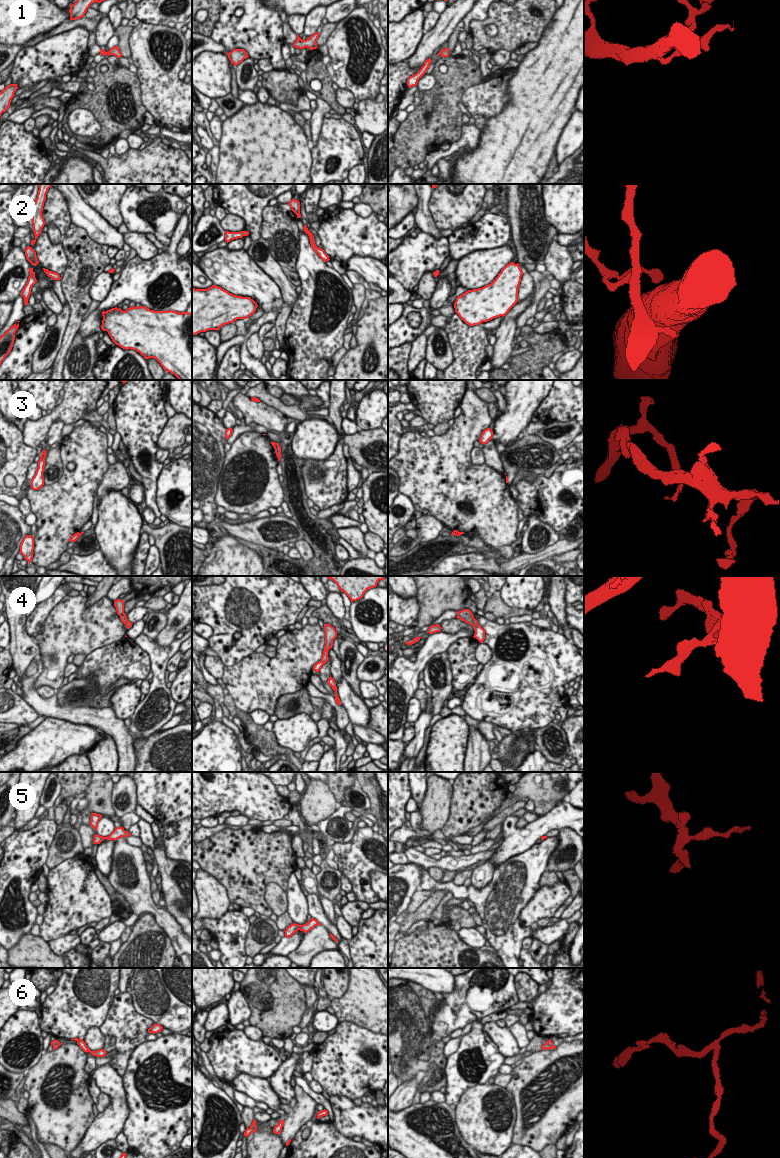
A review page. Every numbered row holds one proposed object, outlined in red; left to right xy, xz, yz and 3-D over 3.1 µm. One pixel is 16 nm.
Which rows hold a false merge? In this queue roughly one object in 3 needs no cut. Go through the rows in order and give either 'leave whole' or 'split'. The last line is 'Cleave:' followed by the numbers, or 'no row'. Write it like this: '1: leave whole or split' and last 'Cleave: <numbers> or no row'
1: split
2: leave whole
3: split
4: split
5: leave whole
6: split
Cleave: 1, 3, 4, 6

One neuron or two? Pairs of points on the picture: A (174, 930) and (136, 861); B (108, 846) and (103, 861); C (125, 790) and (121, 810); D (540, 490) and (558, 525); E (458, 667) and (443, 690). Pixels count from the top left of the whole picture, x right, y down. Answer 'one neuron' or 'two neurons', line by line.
A: one neuron
B: one neuron
C: one neuron
D: one neuron
E: two neurons

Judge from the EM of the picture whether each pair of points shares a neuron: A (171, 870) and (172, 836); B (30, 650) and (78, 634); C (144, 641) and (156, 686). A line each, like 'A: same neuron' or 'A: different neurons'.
A: different neurons
B: different neurons
C: same neuron

